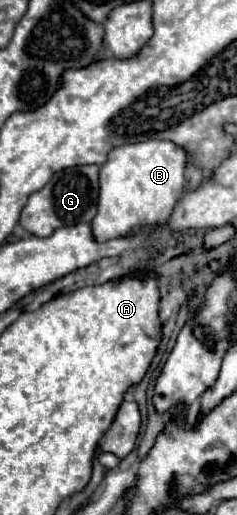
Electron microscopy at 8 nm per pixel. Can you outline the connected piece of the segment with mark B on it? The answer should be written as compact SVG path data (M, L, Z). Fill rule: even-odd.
M149 138L147 142L123 144L113 148L99 172L99 204L97 216L91 222L95 240L103 242L137 232L141 228L165 224L183 192L185 166L185 150L171 140Z

